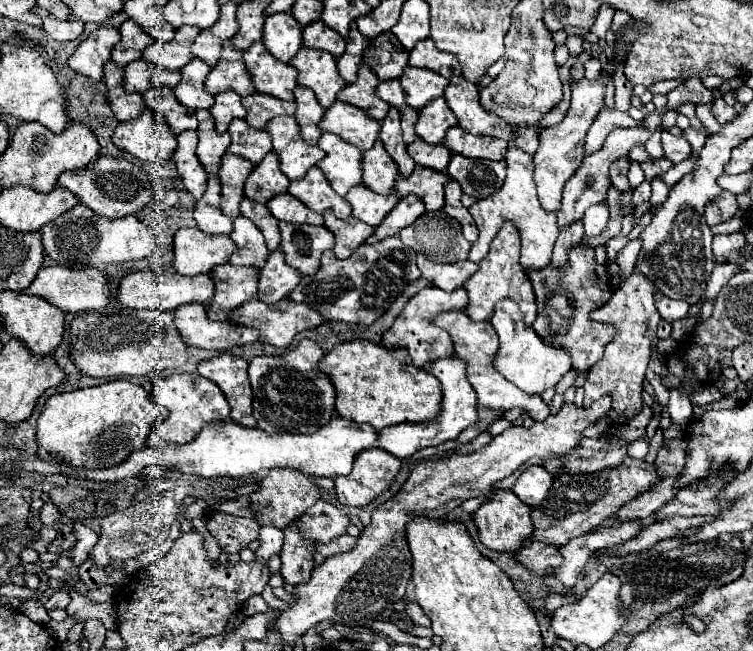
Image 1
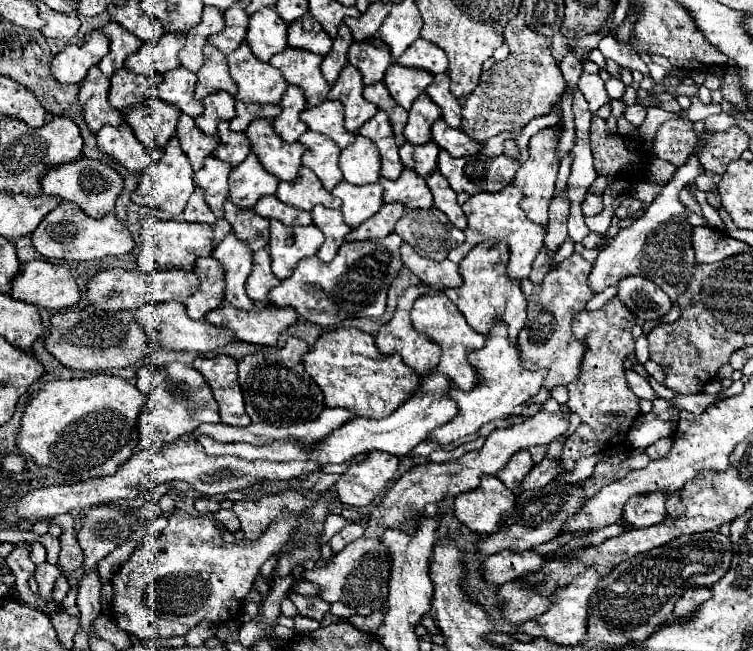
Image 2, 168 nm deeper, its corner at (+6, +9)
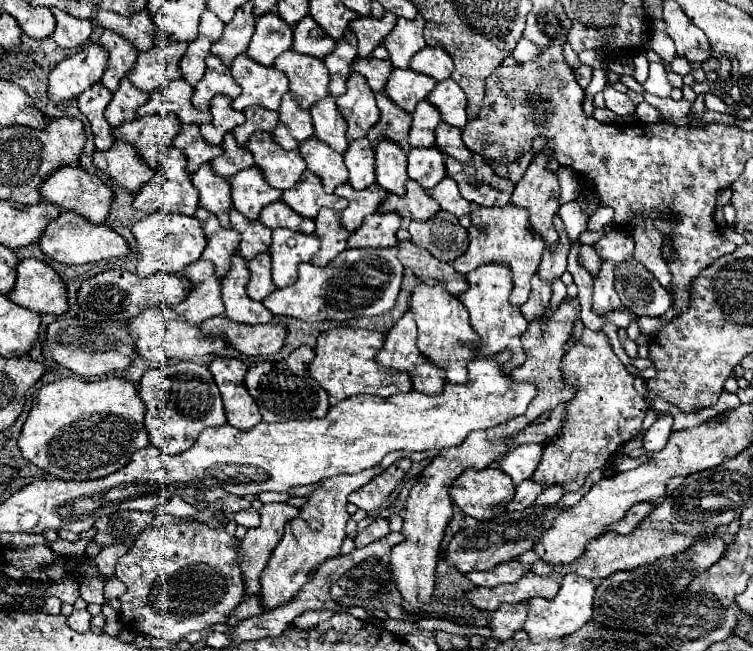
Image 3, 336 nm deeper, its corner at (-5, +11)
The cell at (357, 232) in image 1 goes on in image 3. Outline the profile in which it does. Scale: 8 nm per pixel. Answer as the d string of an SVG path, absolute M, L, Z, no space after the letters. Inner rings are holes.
M321 208L317 218L317 236L321 238L321 248L313 256L315 266L327 266L337 254L341 254L347 248L347 238L351 236L339 220L339 214L331 208Z

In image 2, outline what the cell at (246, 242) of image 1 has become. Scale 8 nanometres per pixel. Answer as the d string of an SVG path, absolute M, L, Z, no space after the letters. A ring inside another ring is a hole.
M230 232L212 252L212 258L216 258L224 270L224 300L238 310L260 310L254 302L250 302L244 290L244 282L252 270L252 252L248 250L248 246L244 246L244 242L240 242Z

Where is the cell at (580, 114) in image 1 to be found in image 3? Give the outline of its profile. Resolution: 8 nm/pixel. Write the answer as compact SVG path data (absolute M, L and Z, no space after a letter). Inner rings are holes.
M545 152L535 154L525 176L515 186L511 204L527 208L533 230L543 236L547 248L555 248L557 230L553 226L553 216L561 206L559 180L557 174L547 168Z

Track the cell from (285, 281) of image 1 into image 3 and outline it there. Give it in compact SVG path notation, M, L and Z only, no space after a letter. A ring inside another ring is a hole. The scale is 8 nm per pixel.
M263 252L263 254L255 256L251 260L251 264L247 264L247 266L251 270L251 280L247 284L247 294L253 300L263 300L273 290L277 290L273 280L271 280L271 256L269 256L269 252Z

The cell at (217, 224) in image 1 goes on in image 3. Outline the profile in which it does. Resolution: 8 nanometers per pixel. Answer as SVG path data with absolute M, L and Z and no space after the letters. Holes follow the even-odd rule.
M197 208L195 216L201 220L201 226L207 234L207 248L203 252L201 258L209 260L215 264L215 270L219 276L227 274L229 268L229 258L233 256L235 248L239 246L239 232L233 232L233 228L223 228L219 224L219 220L215 220L215 216L211 216L211 212L207 212L205 208Z

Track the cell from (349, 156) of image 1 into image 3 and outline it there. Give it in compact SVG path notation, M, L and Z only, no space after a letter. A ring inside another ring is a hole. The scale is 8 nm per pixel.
M311 136L301 142L299 152L303 152L307 168L321 178L327 194L333 194L339 184L347 182L349 172L343 164L343 156L335 152L329 144L323 144L321 140L315 140L315 136Z

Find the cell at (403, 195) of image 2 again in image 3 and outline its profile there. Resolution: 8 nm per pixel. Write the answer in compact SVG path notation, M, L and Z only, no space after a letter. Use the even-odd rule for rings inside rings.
M407 180L405 184L407 192L403 196L389 194L387 200L381 204L379 212L391 212L397 210L401 216L411 220L427 220L439 212L439 204L431 200L429 192L425 188L419 188L415 180Z

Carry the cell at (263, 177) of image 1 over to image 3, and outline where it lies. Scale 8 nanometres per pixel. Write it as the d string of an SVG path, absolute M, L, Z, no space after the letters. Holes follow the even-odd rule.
M251 166L243 172L235 174L231 178L231 198L233 208L239 210L245 218L257 220L263 206L281 200L281 194L277 188L271 188L263 176L259 176L259 168Z

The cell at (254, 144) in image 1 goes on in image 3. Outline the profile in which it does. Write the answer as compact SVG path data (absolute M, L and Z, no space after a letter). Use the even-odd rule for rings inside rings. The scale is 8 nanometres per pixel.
M227 132L225 136L225 142L223 142L223 154L211 162L211 166L215 166L213 170L225 178L229 176L235 176L237 172L253 166L253 160L251 160L251 154L247 152L247 146L239 146L235 136L231 132Z

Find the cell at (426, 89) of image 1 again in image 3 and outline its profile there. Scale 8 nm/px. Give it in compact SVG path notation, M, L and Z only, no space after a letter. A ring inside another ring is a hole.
M395 68L389 76L385 92L387 96L391 96L391 100L395 100L397 106L413 114L417 102L425 100L429 92L435 88L435 84L437 84L435 80L431 80L429 76L417 74L411 68L405 68L405 70Z

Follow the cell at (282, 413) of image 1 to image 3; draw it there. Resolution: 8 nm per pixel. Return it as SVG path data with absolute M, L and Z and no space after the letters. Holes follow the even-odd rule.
M299 346L287 358L279 362L261 360L247 370L245 386L249 388L251 396L255 398L259 412L265 422L283 422L283 420L311 420L323 418L329 410L329 396L319 386L317 380L309 374L309 362L313 360L315 352L309 346Z

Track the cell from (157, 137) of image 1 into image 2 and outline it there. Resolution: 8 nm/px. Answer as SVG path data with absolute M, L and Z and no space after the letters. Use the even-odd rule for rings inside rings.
M124 124L104 126L96 134L96 148L134 174L144 172L152 164L148 150L136 142L136 136Z

